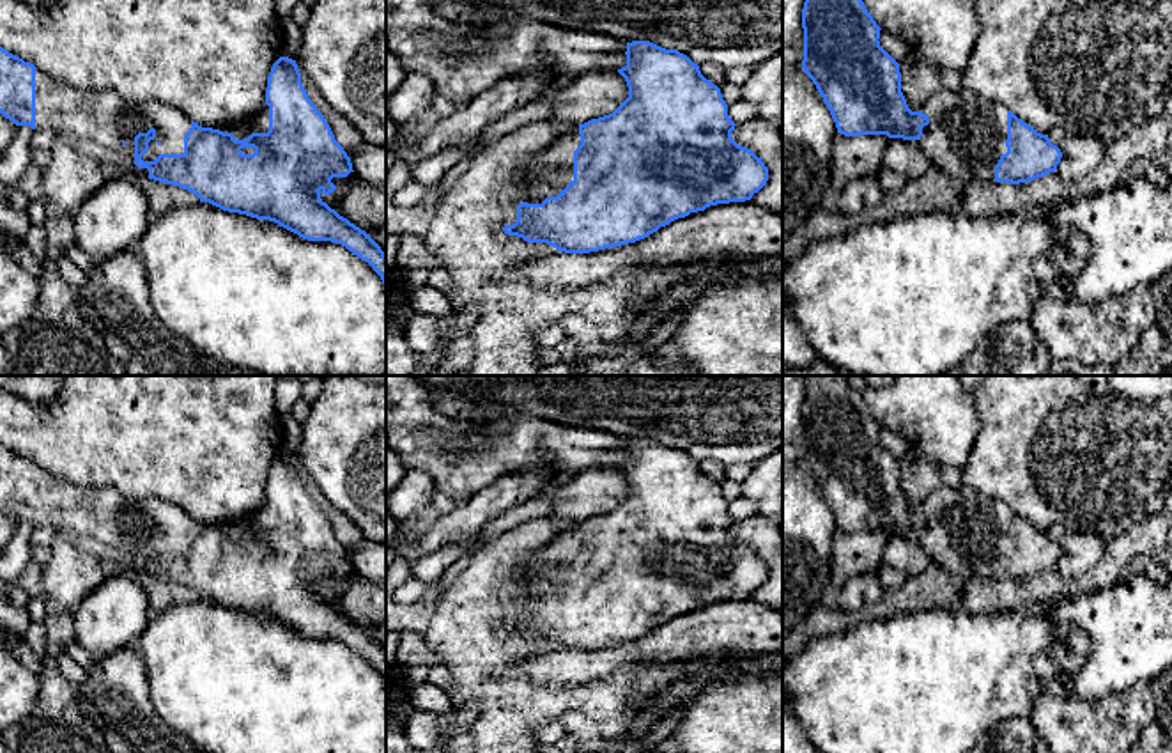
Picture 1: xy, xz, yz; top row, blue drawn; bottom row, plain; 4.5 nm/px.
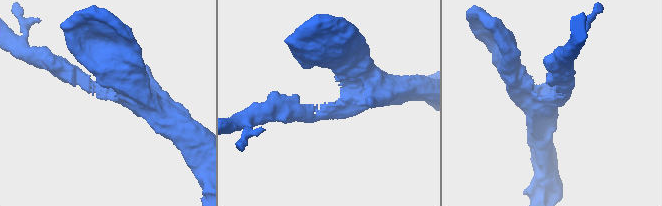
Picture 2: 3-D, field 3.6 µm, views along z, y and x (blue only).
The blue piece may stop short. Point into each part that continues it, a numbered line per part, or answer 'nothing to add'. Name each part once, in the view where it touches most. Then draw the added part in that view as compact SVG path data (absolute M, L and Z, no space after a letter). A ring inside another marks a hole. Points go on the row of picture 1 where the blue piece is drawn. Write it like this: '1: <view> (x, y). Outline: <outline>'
1: xy (96, 123). Outline: M35 69L35 129L50 129L55 140L81 154L119 167L133 179L149 177L135 165L135 136L156 129L143 161L159 154L182 154L191 120L181 110L149 103L127 103L113 92L78 90Z

